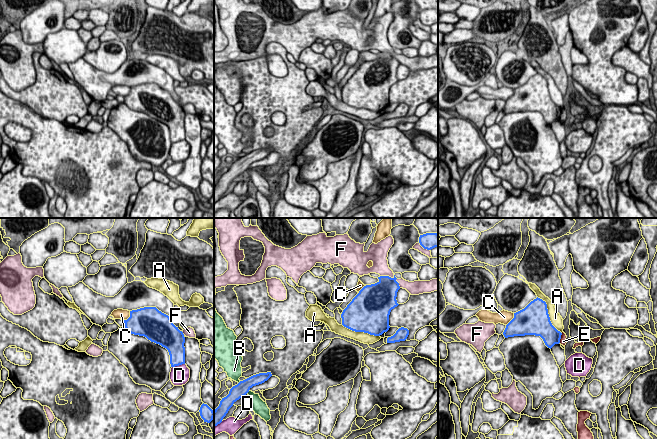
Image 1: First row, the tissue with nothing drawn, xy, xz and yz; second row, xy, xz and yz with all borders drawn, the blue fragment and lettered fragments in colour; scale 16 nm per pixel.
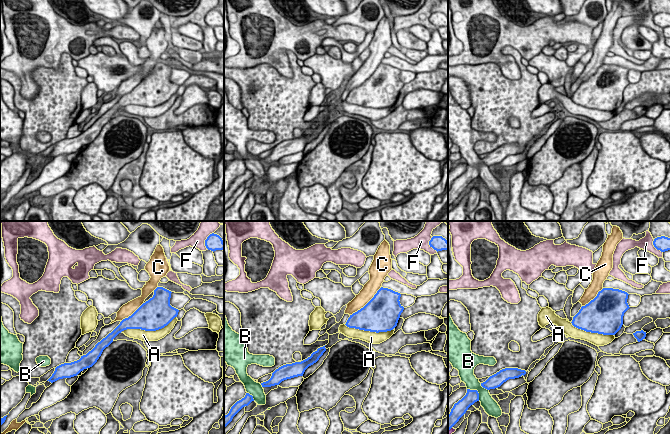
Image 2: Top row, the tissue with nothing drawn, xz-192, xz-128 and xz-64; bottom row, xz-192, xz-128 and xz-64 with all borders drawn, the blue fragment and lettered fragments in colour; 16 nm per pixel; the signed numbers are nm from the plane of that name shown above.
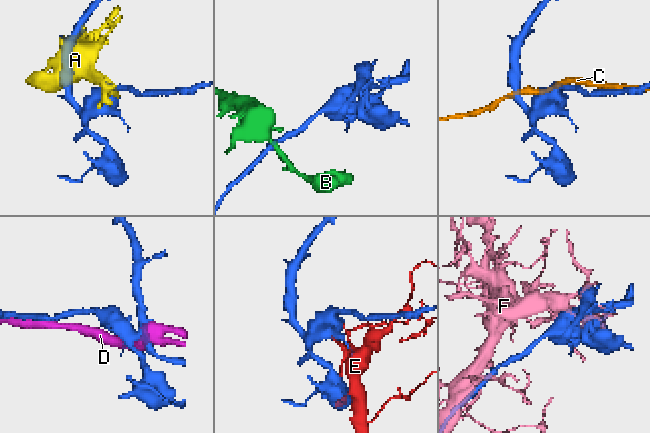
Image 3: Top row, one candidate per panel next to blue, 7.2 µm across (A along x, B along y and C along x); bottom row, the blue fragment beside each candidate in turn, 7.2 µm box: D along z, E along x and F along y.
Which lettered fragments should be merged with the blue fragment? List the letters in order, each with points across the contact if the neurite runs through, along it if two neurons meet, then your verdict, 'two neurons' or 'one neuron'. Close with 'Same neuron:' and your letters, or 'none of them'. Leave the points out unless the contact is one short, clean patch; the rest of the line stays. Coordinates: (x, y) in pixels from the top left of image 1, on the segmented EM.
A: two neurons
B: along xz (240, 381), (238, 383) | two neurons
C: one neuron
D: two neurons
E: along yz (562, 333), (559, 342) | two neurons
F: two neurons
Same neuron: C

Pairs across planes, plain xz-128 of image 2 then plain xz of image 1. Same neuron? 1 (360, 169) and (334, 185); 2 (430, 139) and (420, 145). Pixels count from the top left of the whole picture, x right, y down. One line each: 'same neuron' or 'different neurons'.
1: different neurons
2: same neuron

